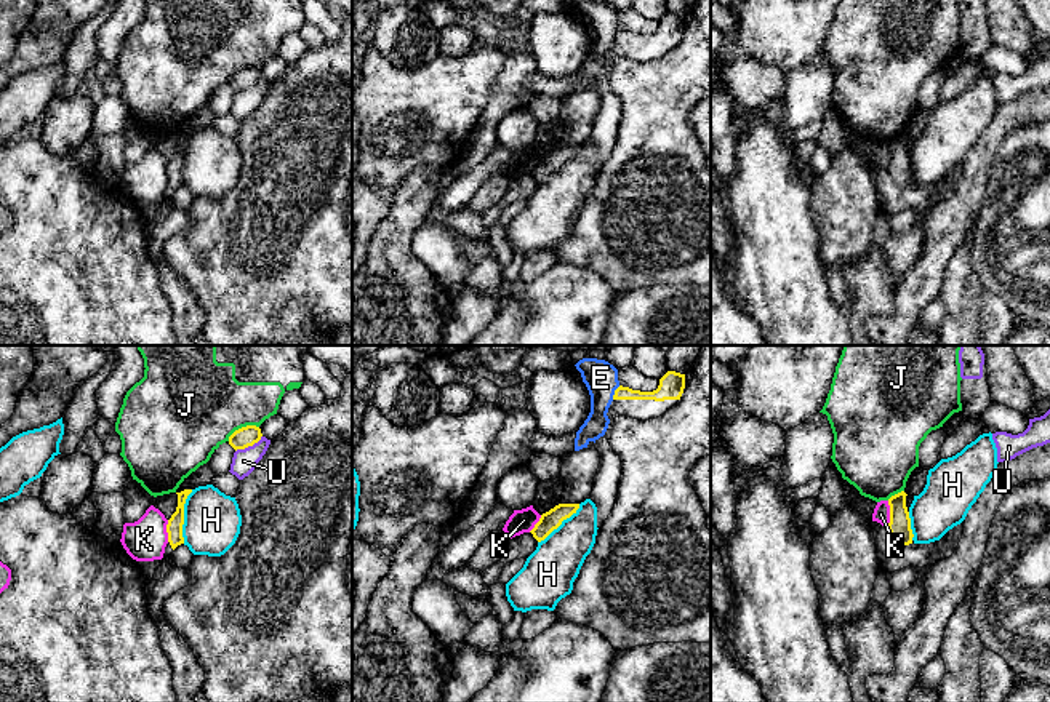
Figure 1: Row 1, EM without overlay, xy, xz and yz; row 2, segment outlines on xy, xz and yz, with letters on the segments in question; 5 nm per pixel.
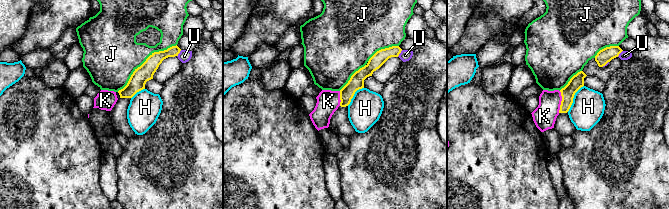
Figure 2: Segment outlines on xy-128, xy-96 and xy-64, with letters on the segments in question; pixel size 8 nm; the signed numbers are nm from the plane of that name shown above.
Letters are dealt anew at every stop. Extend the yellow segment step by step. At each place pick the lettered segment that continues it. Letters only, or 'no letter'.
no letter

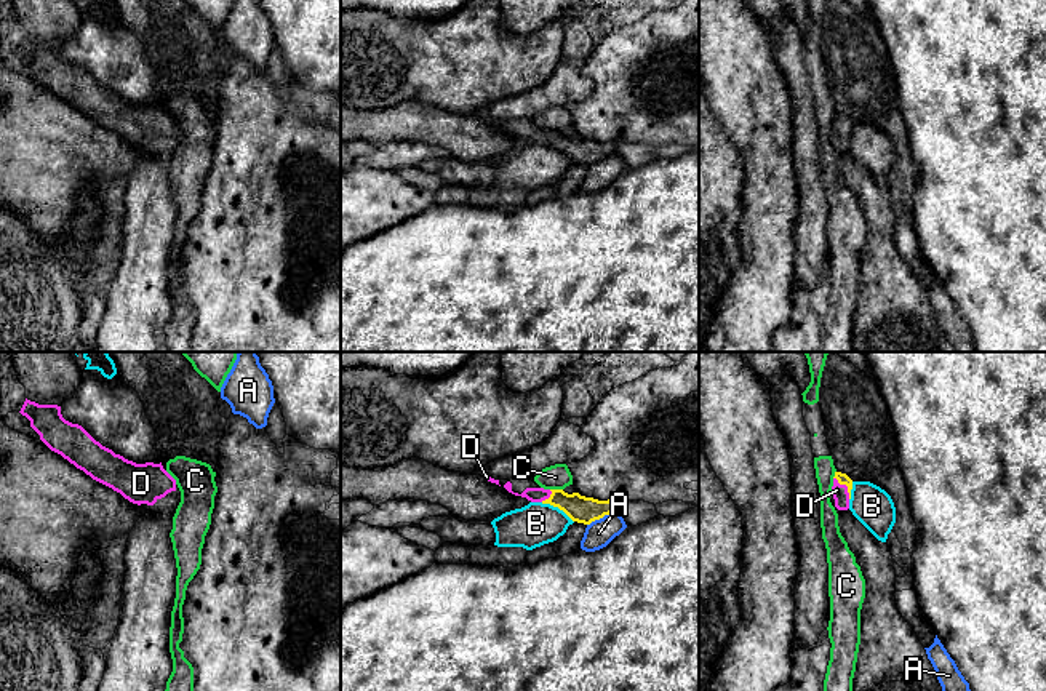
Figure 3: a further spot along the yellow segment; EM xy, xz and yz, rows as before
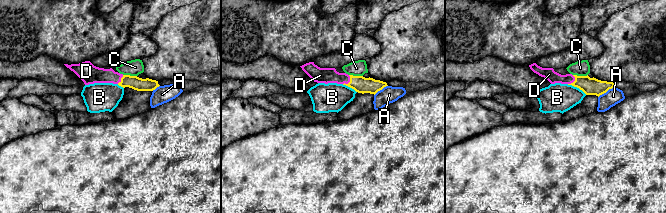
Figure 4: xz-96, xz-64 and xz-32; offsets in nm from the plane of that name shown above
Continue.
D

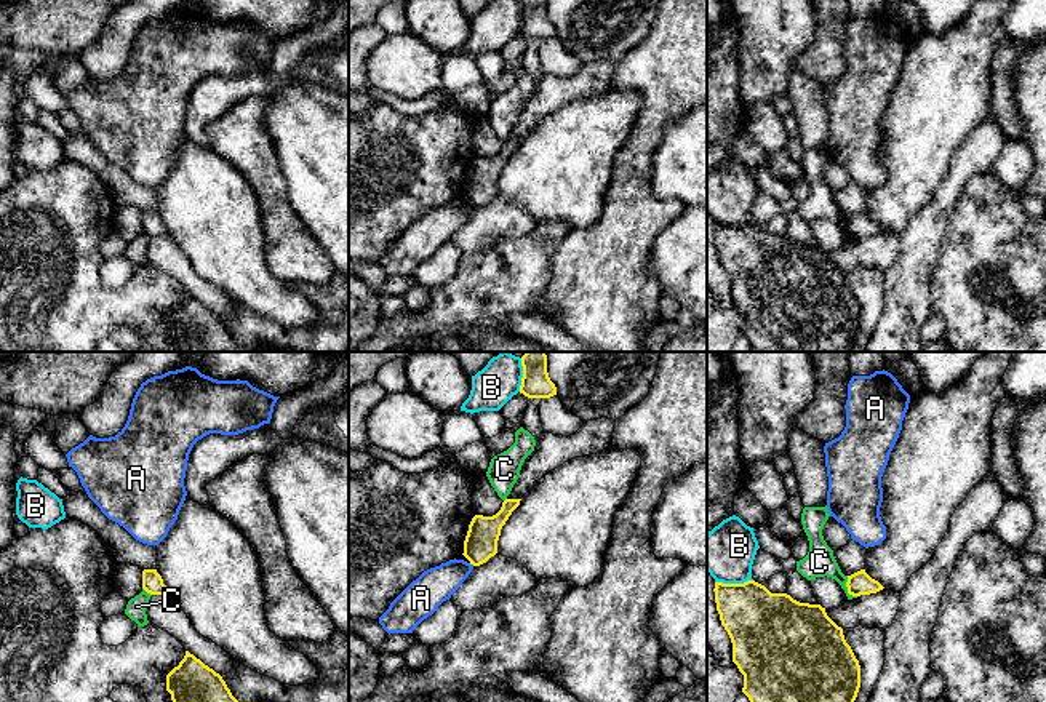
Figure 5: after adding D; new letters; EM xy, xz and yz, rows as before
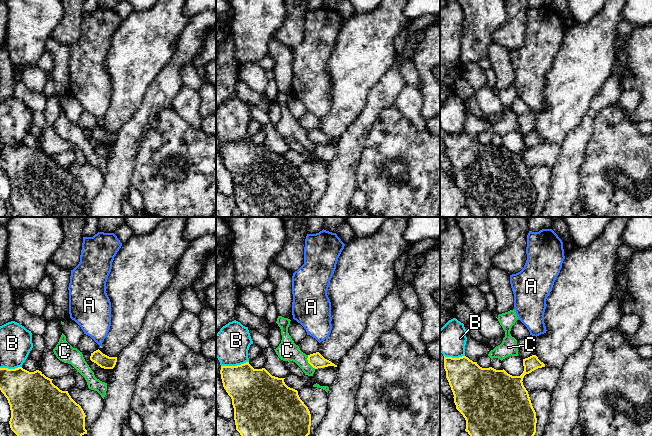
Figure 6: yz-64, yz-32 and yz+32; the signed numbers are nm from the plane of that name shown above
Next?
no letter

